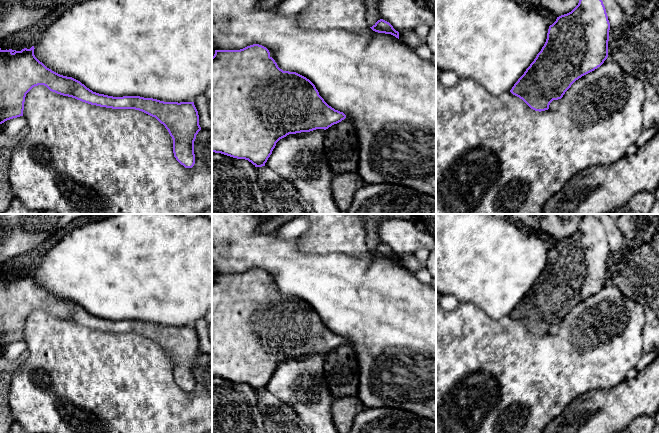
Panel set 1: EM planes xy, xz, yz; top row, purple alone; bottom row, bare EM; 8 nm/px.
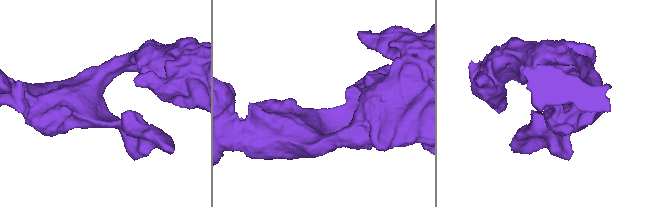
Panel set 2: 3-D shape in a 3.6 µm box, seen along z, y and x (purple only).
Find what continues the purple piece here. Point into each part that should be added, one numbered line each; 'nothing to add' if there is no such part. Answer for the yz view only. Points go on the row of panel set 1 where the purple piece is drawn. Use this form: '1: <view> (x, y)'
nothing to add

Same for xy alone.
nothing to add

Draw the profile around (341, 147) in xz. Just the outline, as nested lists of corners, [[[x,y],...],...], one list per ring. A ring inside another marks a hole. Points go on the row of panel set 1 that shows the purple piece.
[[[345,118],[326,129],[323,151],[334,175],[357,172],[360,144],[351,119]]]

